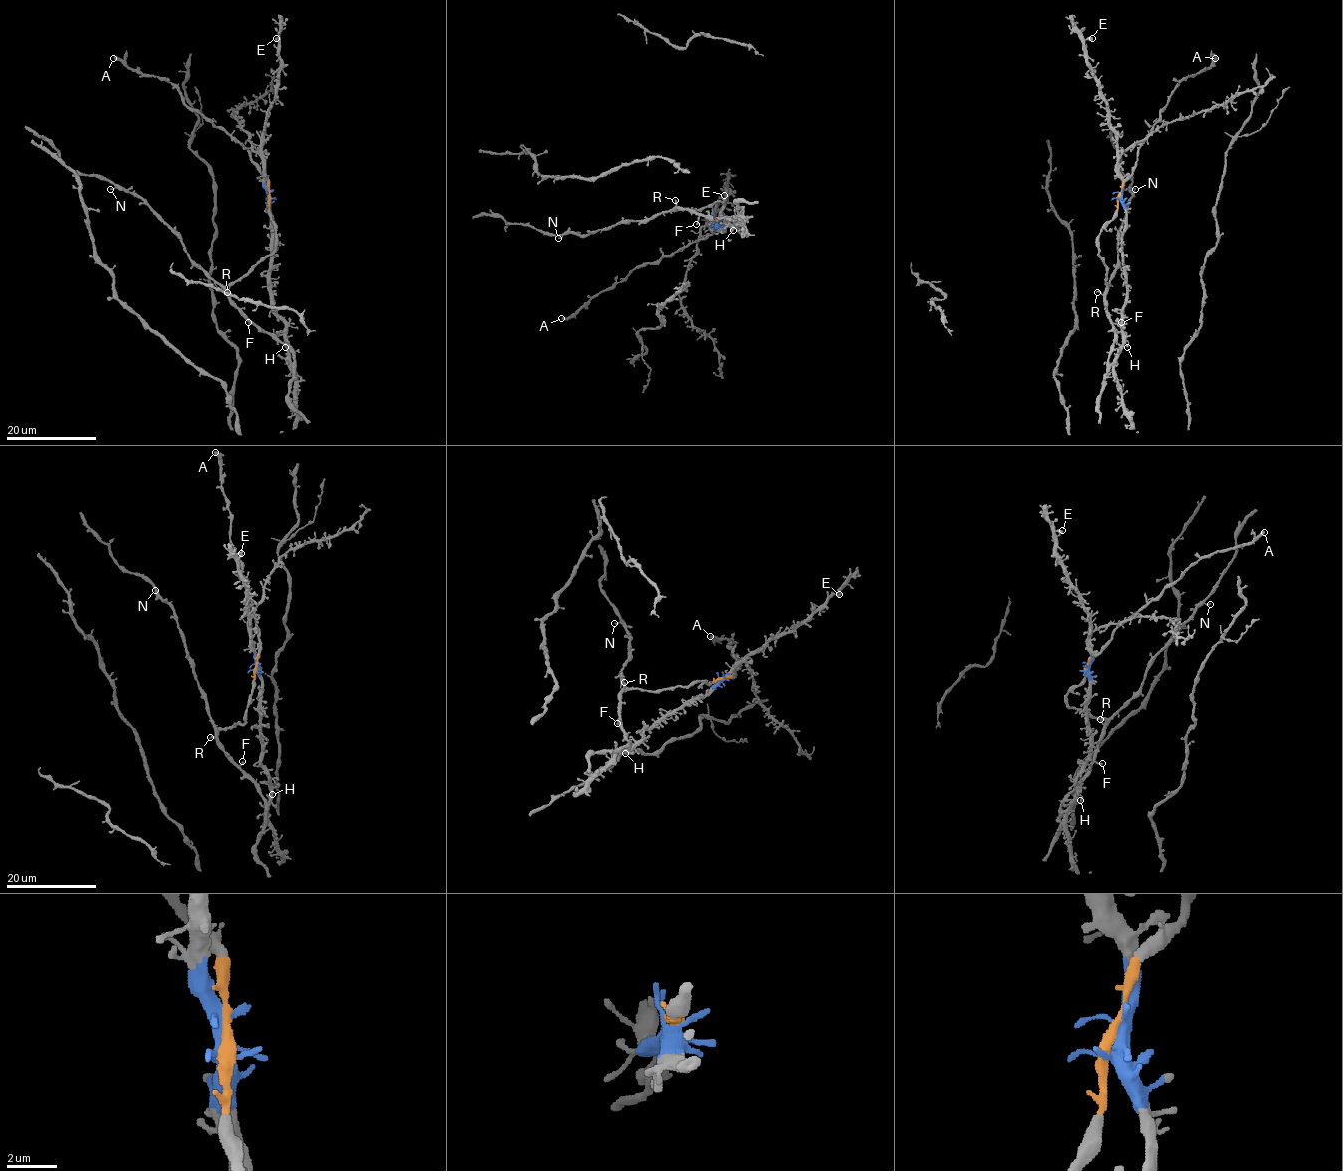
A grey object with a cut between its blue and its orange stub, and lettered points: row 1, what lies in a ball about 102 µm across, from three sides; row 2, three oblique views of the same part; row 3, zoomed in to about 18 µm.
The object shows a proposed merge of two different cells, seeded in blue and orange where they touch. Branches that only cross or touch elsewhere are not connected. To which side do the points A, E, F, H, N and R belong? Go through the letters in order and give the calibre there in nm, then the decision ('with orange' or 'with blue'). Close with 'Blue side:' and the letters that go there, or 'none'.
A: 500 nm | with orange
E: 500 nm | with blue
F: 240 nm | with orange
H: 240 nm | with blue
N: 180 nm | with orange
R: 240 nm | with orange
Blue side: E, H

